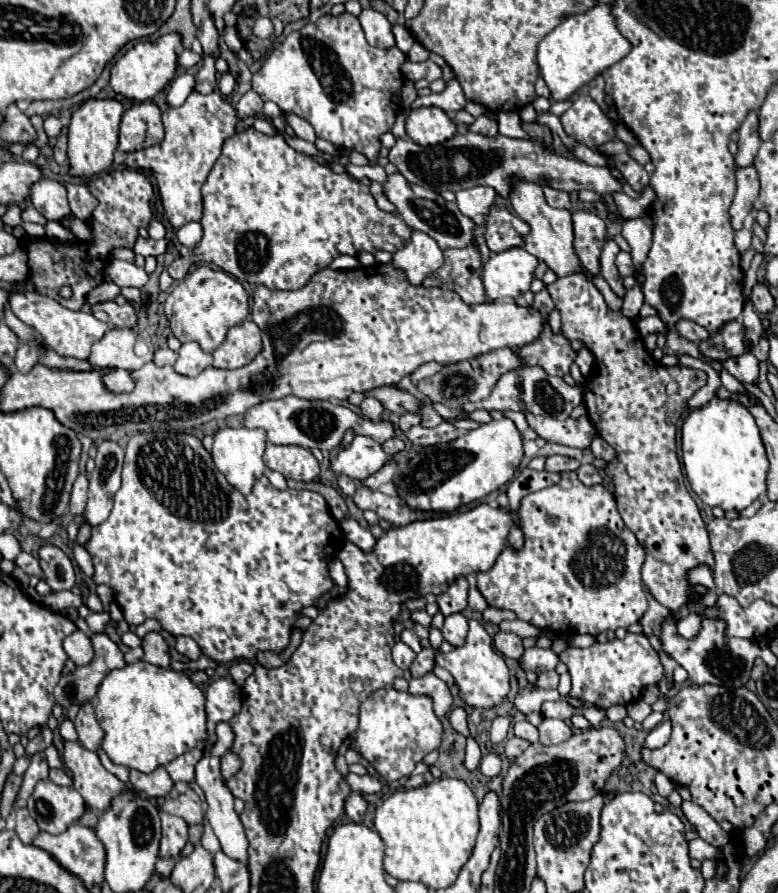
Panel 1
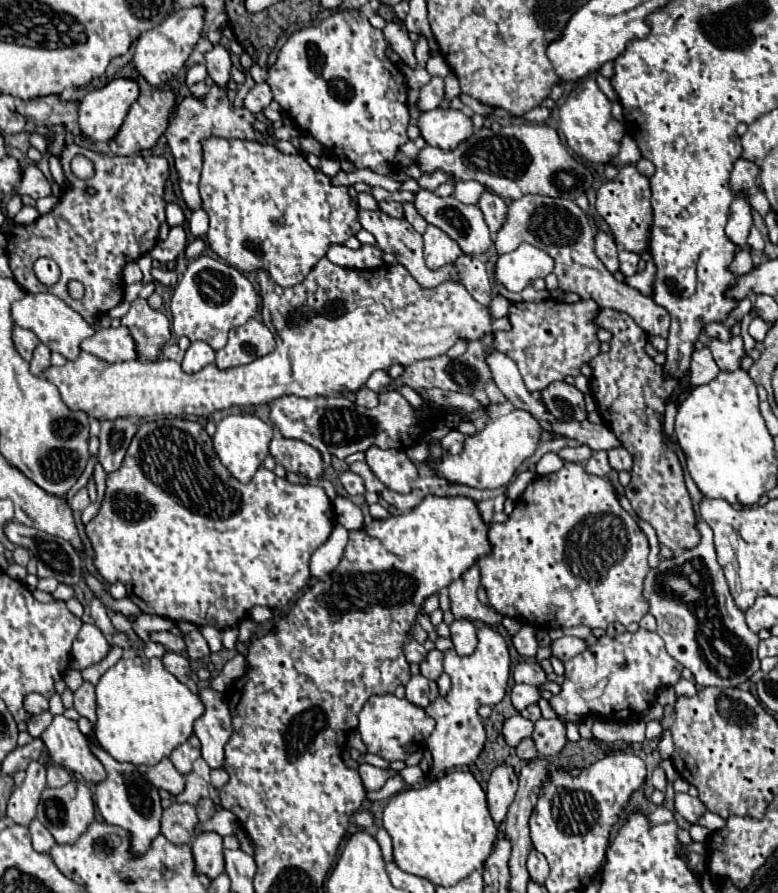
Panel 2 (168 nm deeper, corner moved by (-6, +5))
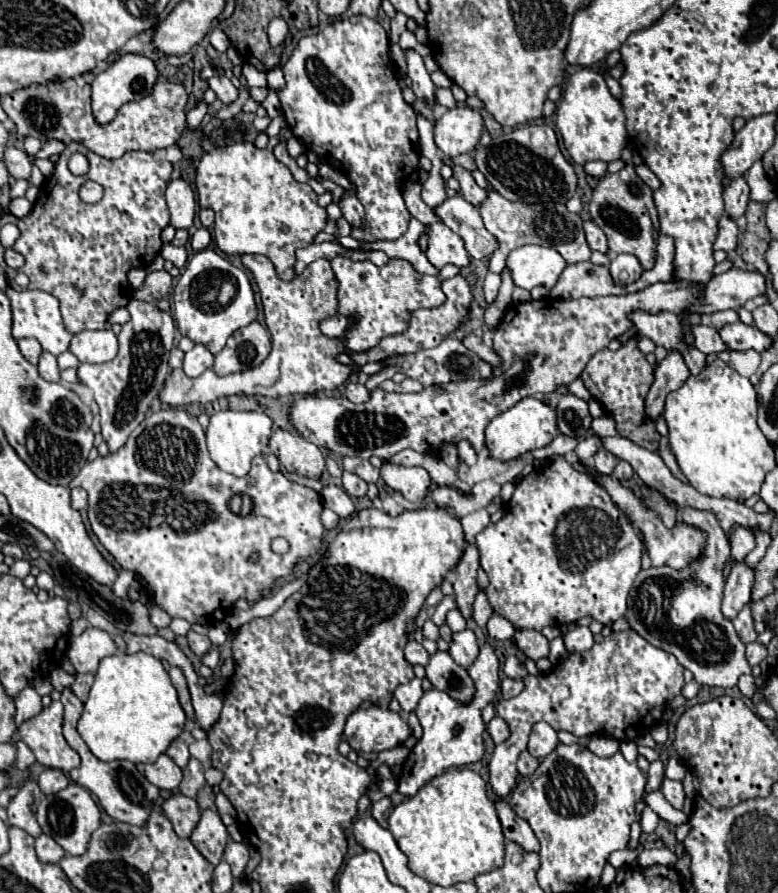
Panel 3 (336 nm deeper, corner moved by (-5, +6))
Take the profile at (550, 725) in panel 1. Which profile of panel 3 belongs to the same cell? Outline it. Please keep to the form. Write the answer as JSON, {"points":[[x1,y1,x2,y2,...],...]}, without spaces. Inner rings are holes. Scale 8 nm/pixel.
{"points":[[539,722,537,726,533,726,533,732,529,736,529,754,535,758,545,758,547,754,551,754,557,748,559,740,557,740,557,732,547,724,547,722]]}

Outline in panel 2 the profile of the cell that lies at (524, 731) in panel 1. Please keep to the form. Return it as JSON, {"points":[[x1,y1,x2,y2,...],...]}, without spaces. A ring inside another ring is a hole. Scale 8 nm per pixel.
{"points":[[514,715,504,723,504,737,510,747,516,747,524,737,530,737,534,731,534,723,524,719,522,715]]}

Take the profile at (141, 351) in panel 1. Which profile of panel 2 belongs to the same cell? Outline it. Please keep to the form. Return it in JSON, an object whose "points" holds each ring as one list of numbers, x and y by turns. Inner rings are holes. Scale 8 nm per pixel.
{"points":[[128,327,98,329,96,335,82,341,82,351,96,355,96,357,110,361,110,363,138,359,136,341,134,341]]}

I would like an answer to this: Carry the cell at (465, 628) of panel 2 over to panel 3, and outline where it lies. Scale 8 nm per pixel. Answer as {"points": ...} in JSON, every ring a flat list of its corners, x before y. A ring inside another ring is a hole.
{"points":[[463,630,463,632,453,634,449,654,451,654,451,658,453,658,459,666,469,668,469,666,475,662,477,654,479,654,479,646,477,646,475,634,473,634,471,630]]}

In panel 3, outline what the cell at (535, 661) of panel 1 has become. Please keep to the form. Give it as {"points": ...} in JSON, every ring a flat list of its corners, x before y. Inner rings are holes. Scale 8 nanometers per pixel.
{"points":[[575,626,565,634,565,646,569,652,585,652,593,646,593,634,587,626]]}

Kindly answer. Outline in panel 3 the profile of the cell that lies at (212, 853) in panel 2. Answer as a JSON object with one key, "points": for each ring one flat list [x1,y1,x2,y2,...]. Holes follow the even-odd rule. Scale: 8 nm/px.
{"points":[[203,810,199,824,191,834,191,842,211,864,221,862,223,850,229,842,229,834,227,834,225,824,221,822,219,812]]}

